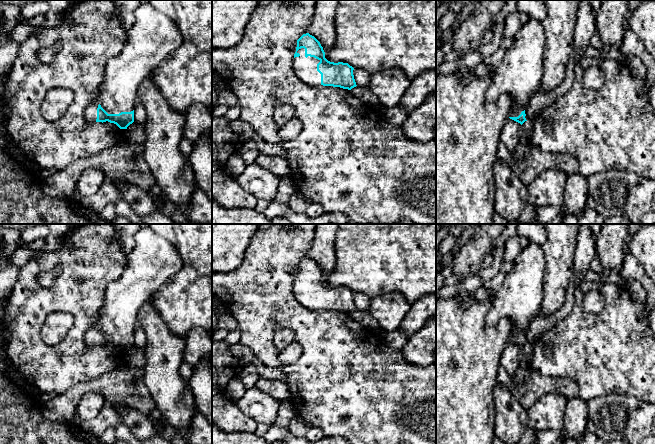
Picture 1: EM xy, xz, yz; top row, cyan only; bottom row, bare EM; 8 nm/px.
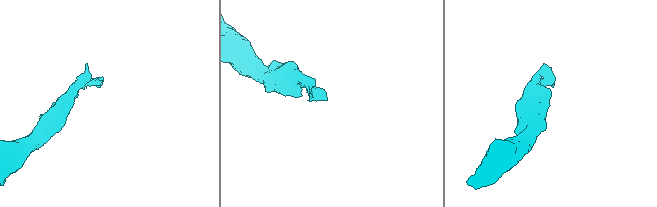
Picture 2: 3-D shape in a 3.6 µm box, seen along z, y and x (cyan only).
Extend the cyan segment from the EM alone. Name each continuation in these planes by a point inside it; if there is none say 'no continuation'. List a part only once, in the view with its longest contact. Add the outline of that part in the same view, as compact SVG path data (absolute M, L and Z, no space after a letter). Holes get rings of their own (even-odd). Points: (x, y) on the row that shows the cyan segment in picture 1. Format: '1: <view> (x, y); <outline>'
1: xz (305, 68); M304 48L299 49L297 53L300 56L295 57L293 62L293 68L297 77L309 86L320 86L321 74L317 71L317 64L320 60L310 56L306 58Z

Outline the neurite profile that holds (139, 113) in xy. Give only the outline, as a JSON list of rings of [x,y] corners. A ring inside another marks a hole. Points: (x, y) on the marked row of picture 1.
[[[137,101],[134,106],[134,122],[137,124],[145,123],[146,121],[146,111],[144,105]]]

